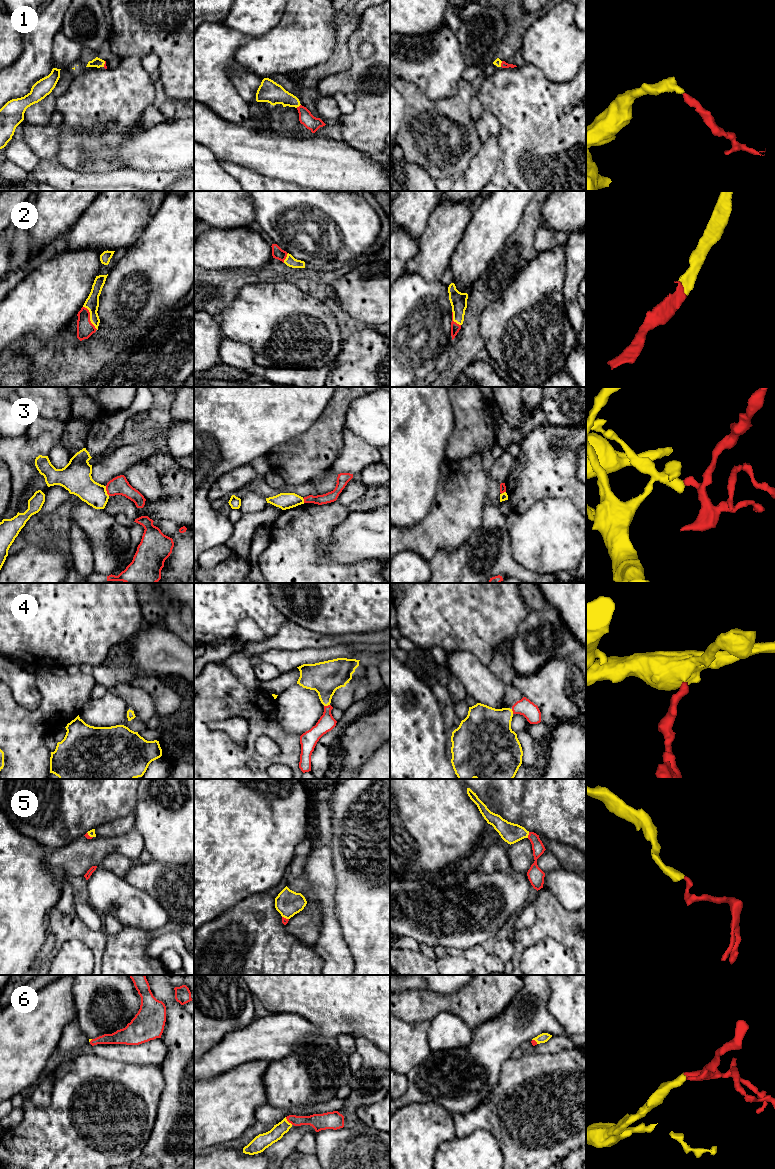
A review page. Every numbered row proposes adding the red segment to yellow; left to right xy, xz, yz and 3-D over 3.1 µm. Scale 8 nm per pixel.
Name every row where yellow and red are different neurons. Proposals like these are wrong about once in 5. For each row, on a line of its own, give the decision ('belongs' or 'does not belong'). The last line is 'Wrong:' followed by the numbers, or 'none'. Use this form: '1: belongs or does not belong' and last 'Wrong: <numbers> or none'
1: belongs
2: belongs
3: does not belong
4: belongs
5: belongs
6: belongs
Wrong: 3

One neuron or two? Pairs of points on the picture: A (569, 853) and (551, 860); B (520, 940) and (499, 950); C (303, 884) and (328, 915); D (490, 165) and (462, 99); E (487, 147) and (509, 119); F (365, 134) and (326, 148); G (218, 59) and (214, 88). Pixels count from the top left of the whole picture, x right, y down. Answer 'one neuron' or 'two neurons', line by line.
A: two neurons
B: two neurons
C: two neurons
D: two neurons
E: two neurons
F: two neurons
G: one neuron

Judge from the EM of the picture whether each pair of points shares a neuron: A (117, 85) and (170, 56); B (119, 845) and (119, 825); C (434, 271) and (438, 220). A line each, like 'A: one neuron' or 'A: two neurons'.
A: two neurons
B: two neurons
C: one neuron

